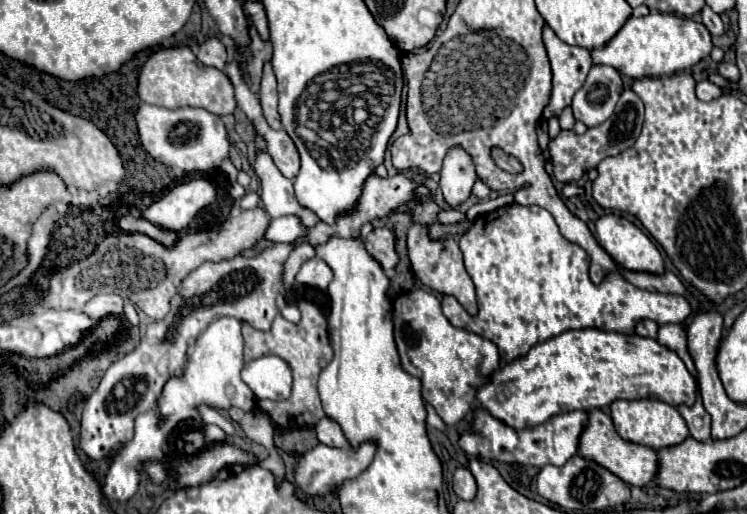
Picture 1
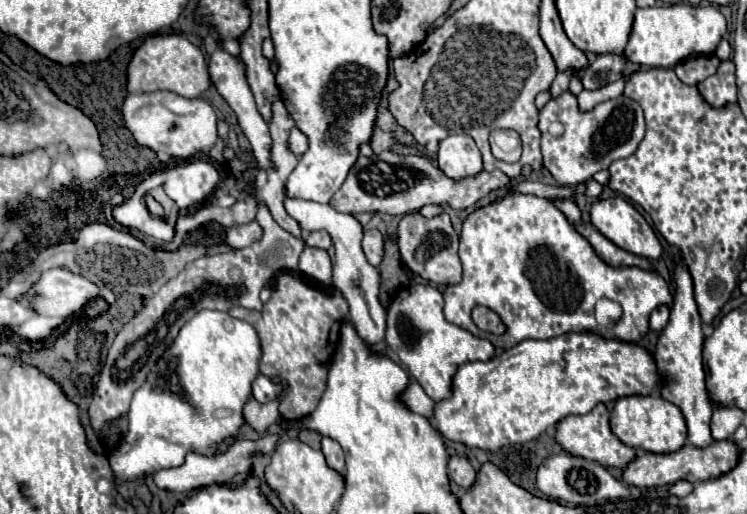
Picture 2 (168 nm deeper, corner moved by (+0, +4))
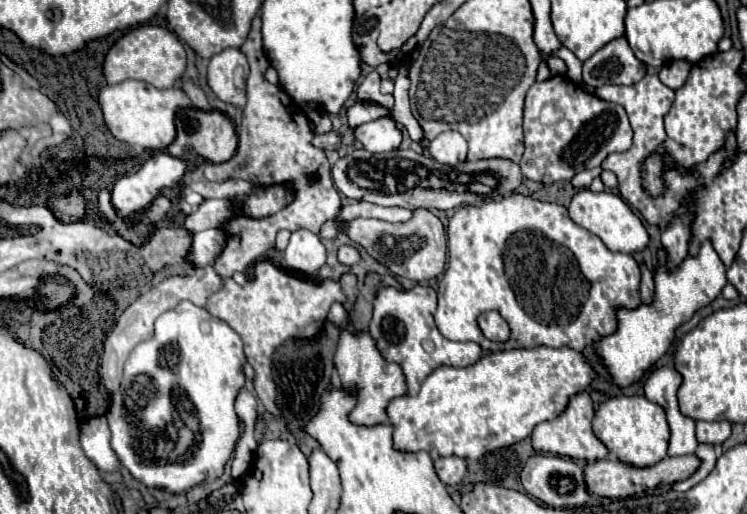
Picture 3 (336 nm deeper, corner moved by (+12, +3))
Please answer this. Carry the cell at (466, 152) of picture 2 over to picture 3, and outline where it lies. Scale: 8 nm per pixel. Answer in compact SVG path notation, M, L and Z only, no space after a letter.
M444 131L430 141L430 155L444 165L460 165L466 161L466 139L458 131Z

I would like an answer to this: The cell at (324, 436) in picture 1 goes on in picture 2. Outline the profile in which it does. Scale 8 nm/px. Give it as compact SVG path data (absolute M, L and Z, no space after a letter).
M328 436L322 438L322 452L326 456L326 462L338 470L338 472L344 472L344 452L340 448L340 444Z

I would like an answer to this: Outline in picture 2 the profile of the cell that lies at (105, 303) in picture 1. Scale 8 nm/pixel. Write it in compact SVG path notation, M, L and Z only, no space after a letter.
M60 268L44 272L34 290L40 294L32 302L34 310L42 316L48 314L54 318L68 318L84 310L94 298L102 296L96 284Z

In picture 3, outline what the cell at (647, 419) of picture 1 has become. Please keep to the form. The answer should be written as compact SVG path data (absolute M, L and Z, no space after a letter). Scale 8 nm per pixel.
M620 395L604 401L592 419L592 427L594 435L608 447L608 451L626 465L650 467L666 457L668 421L664 419L664 411L646 397Z

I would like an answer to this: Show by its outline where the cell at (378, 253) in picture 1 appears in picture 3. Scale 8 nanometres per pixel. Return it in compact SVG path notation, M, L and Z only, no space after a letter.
M342 245L342 247L338 249L338 261L340 261L342 265L356 265L356 263L360 261L360 255L358 255L356 247L352 247L352 245Z

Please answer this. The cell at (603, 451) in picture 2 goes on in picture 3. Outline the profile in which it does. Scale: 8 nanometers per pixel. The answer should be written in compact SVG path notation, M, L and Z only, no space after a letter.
M588 391L576 393L570 397L564 413L552 421L544 421L534 427L532 431L532 447L536 451L544 453L554 453L560 457L570 457L570 459L580 459L580 461L598 461L608 455L608 449L604 443L592 433L592 417L594 417L594 407Z

